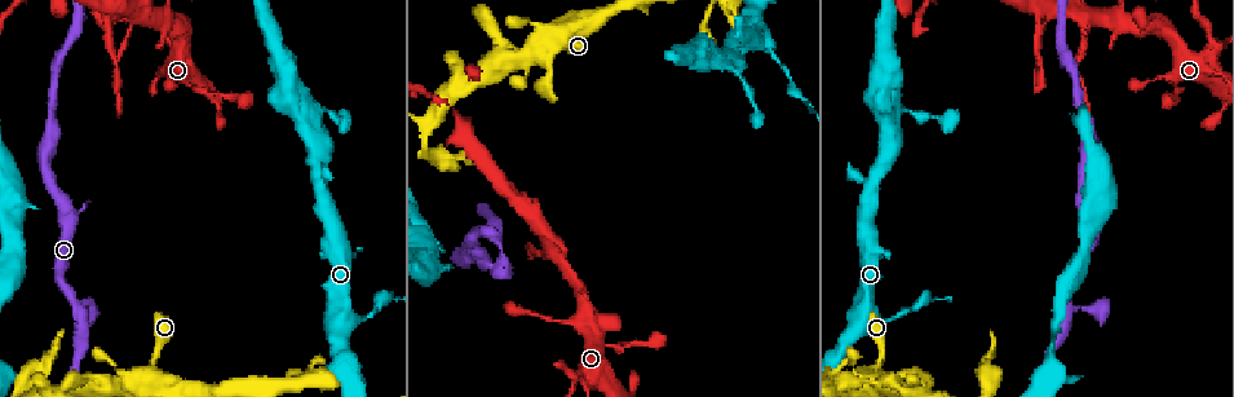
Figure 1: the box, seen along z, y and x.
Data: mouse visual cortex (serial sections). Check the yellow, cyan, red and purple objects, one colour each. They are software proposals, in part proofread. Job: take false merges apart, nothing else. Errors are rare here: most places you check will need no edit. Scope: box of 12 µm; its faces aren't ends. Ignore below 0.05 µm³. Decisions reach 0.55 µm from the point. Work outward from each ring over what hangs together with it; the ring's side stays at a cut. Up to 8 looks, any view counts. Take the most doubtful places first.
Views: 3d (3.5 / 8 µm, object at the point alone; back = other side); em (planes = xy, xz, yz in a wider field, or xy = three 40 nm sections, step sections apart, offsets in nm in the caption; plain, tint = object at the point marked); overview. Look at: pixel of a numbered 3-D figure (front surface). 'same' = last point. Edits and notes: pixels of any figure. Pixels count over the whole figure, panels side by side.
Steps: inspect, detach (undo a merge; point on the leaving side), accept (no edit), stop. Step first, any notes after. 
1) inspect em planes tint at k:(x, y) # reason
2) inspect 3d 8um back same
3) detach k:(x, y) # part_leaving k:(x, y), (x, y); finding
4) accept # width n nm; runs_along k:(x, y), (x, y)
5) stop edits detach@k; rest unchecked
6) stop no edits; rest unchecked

inspect 3d 8um at 1:(350, 319) # abrupt turn

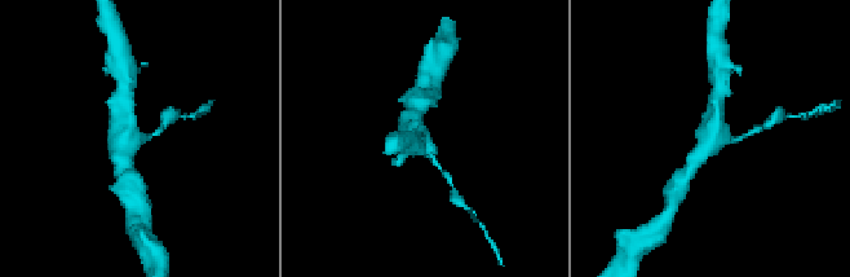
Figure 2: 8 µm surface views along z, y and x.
inspect 3d 3.5um at 2:(133, 137)

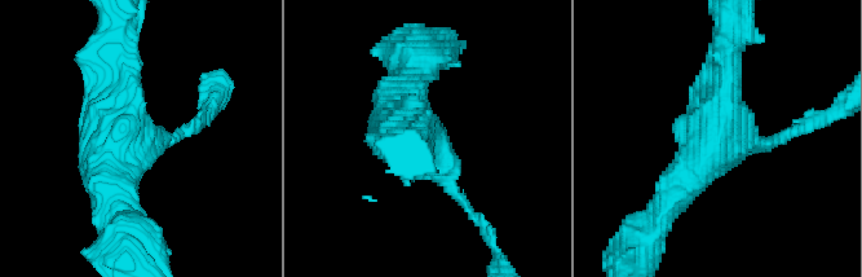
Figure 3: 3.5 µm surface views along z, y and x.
inspect em xy step 5 tint at 3:(728, 141) # need the tissue

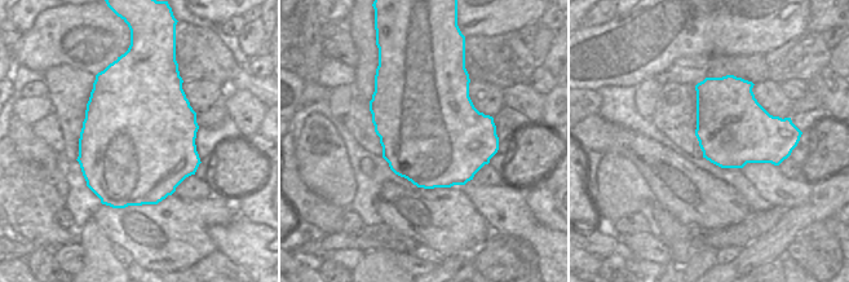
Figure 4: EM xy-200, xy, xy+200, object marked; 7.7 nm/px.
accept # runs_along 3:(723, 64), (723, 139), (796, 131); one cell here

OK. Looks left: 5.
inspect 3d 3.5um at 1:(531, 22) # a narrow waist

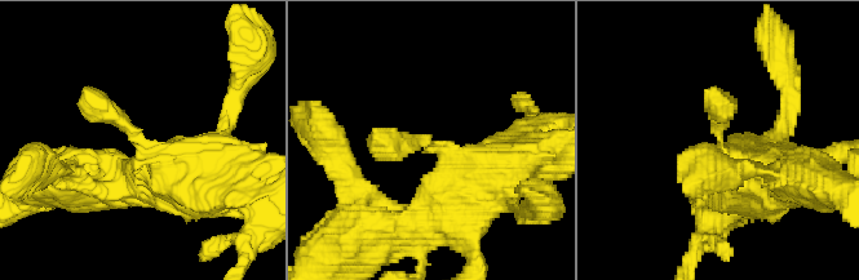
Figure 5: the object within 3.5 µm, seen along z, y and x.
inspect em planes tint at 5:(138, 136) # need the tissue

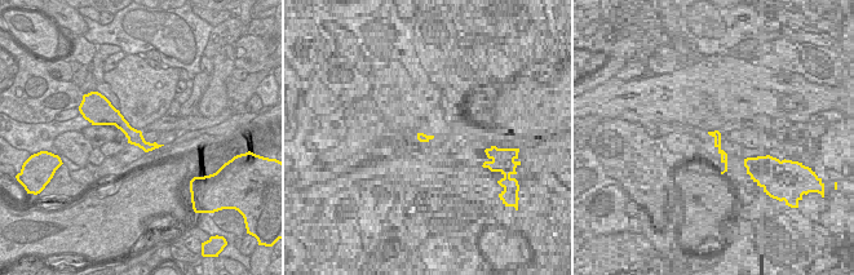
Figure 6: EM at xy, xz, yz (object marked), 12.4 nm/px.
inspect em xy step 1 tint same

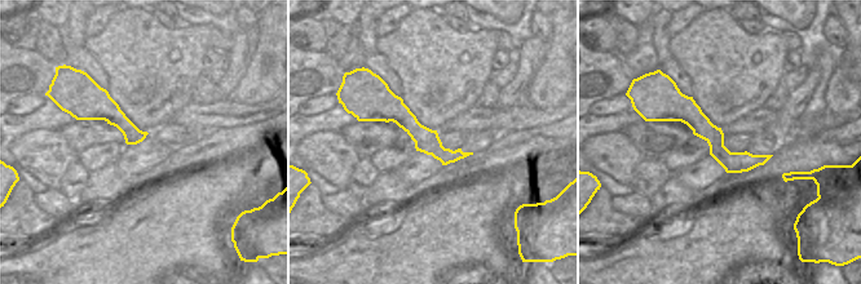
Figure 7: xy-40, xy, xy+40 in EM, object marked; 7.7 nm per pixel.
accept # runs_along 5:(198, 169), (158, 160), (87, 89); continuous, no second cell

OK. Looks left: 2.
inspect 3d 3.5um at 1:(552, 255) # four arms meet

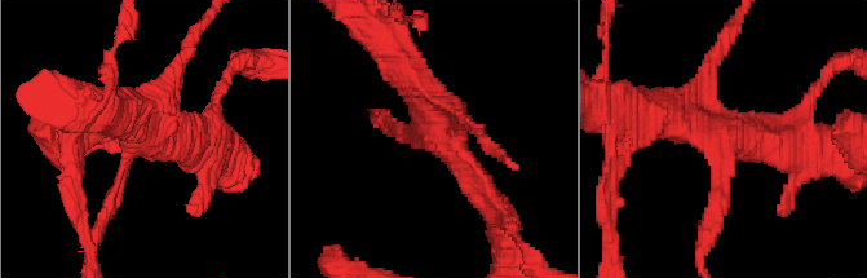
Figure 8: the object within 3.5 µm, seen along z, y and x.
inspect em planes tint at 8:(722, 135) # need the tissue

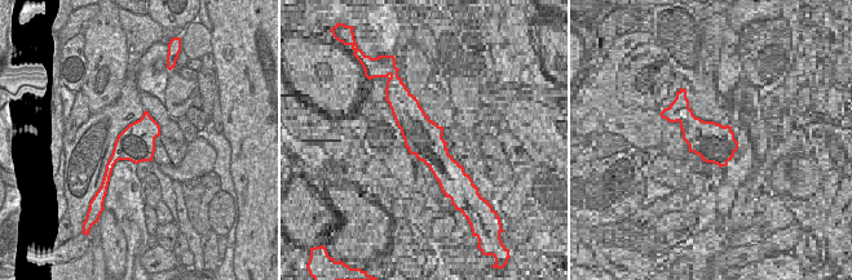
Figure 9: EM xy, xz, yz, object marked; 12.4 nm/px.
accept # runs_along 8:(491, 202), (439, 136), (408, 70); continuous, no second cell

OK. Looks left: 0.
stop no edits; rest unchecked

